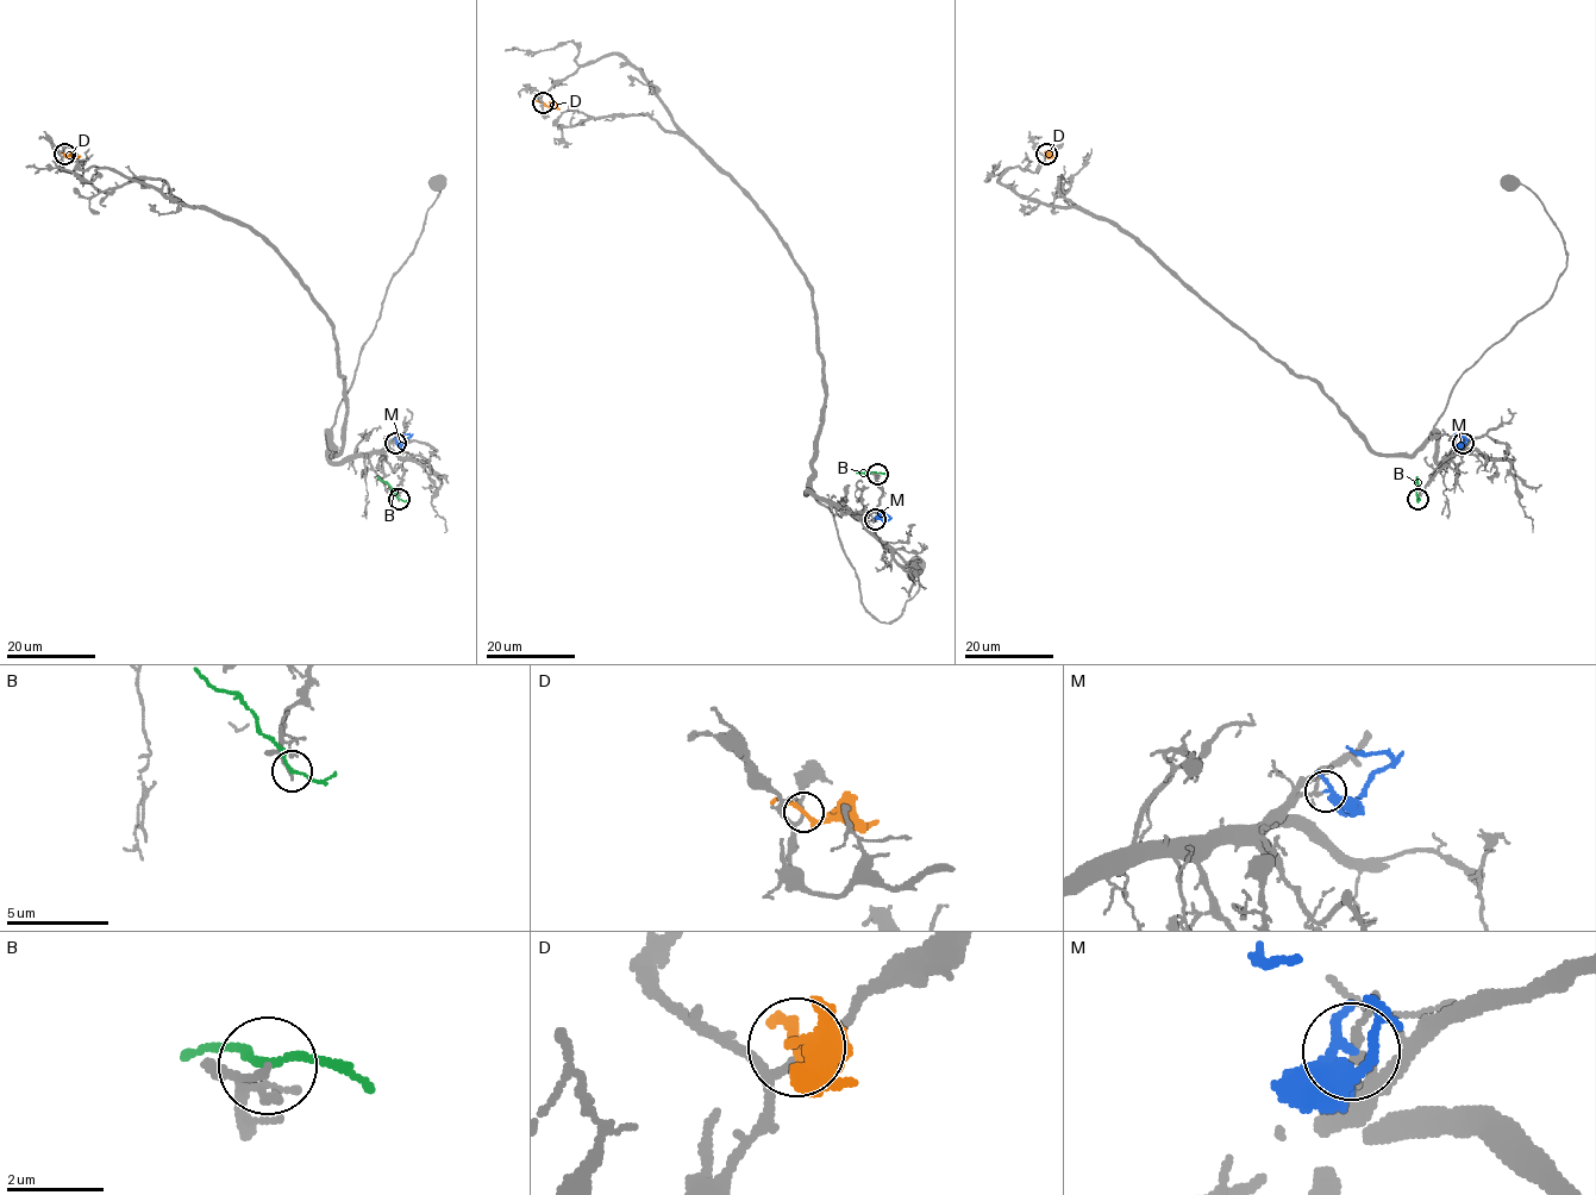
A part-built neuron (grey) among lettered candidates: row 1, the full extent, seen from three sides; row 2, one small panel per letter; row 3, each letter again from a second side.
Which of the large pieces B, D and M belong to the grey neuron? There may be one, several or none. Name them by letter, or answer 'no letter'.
no letter

